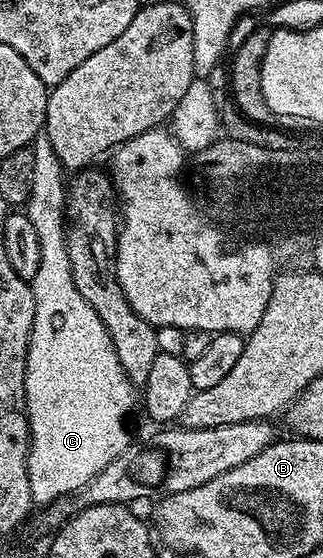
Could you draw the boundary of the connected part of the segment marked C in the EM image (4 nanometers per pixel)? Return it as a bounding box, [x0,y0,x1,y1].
[24,132,134,508]

